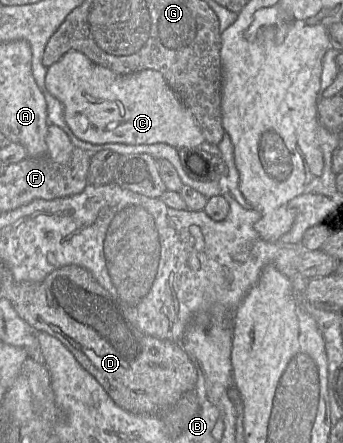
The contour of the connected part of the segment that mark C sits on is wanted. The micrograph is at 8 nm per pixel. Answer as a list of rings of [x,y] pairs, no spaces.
[[[70,50],[47,68],[47,90],[64,108],[64,120],[79,139],[93,144],[165,143],[174,148],[198,147],[205,137],[190,110],[158,71],[118,74]]]

